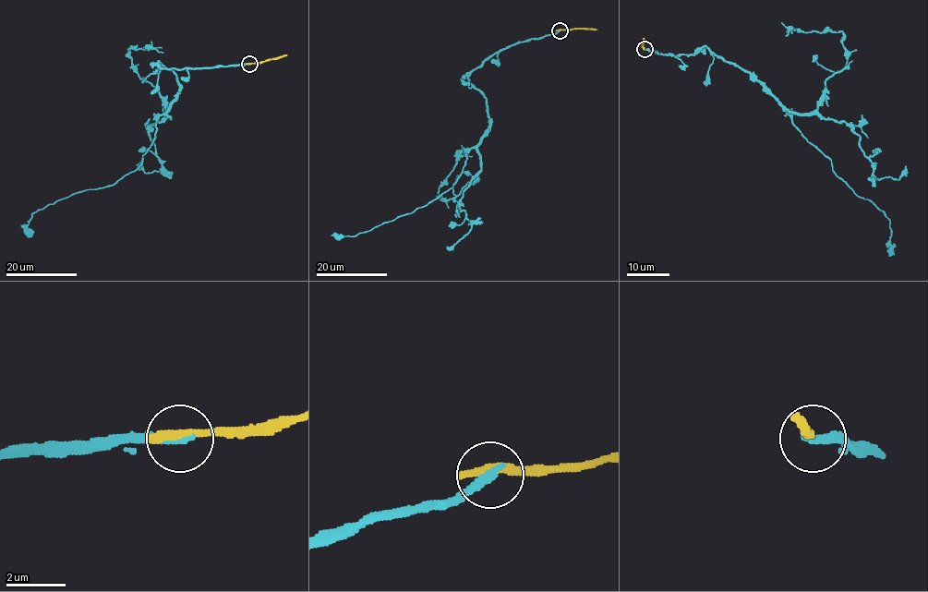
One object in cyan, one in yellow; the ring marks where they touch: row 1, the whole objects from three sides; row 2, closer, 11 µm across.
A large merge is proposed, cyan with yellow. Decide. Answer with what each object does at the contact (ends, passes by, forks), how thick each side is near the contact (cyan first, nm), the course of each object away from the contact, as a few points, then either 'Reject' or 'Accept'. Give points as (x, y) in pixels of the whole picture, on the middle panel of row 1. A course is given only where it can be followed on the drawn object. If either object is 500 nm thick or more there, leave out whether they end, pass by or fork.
At the ring cyan ends. At the ring yellow ends. Thickness 320 nm (cyan) against 360 nm. Course of cyan: (560, 30), (500, 49), (468, 77), (486, 99), (489, 125), (466, 152), (452, 187), (410, 213), (342, 236). Course of yellow: (560, 30), (596, 30). Reject

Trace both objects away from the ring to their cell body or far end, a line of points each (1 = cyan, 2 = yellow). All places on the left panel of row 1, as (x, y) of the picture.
1: (249, 64), (160, 61), (179, 90), (142, 163), (39, 209), (31, 237)
2: (249, 64), (277, 59), (286, 54)

